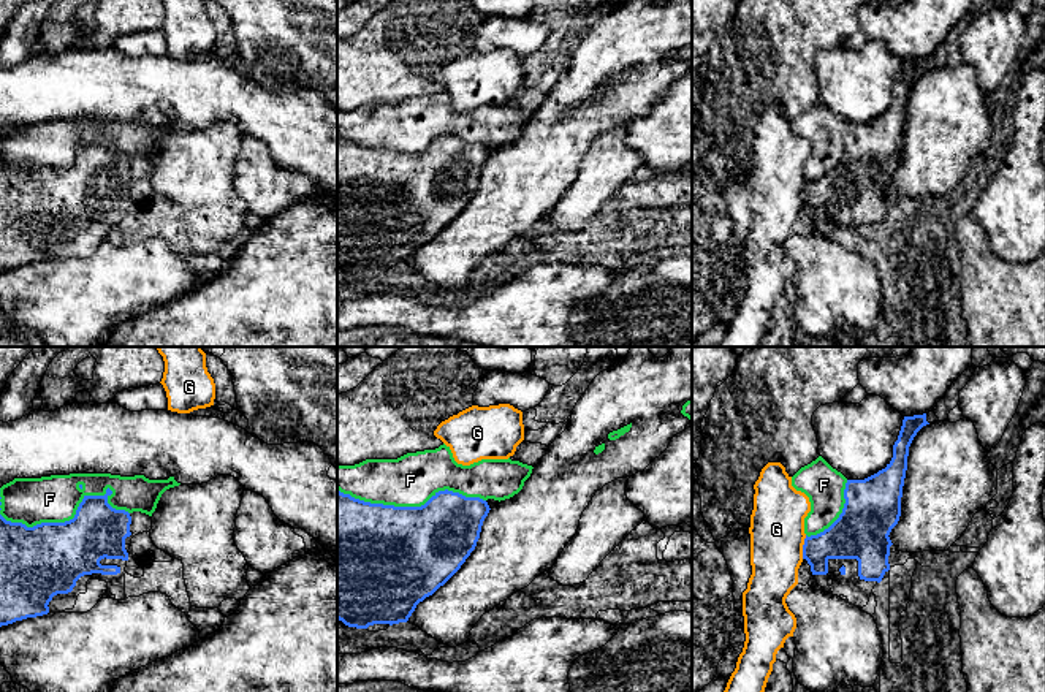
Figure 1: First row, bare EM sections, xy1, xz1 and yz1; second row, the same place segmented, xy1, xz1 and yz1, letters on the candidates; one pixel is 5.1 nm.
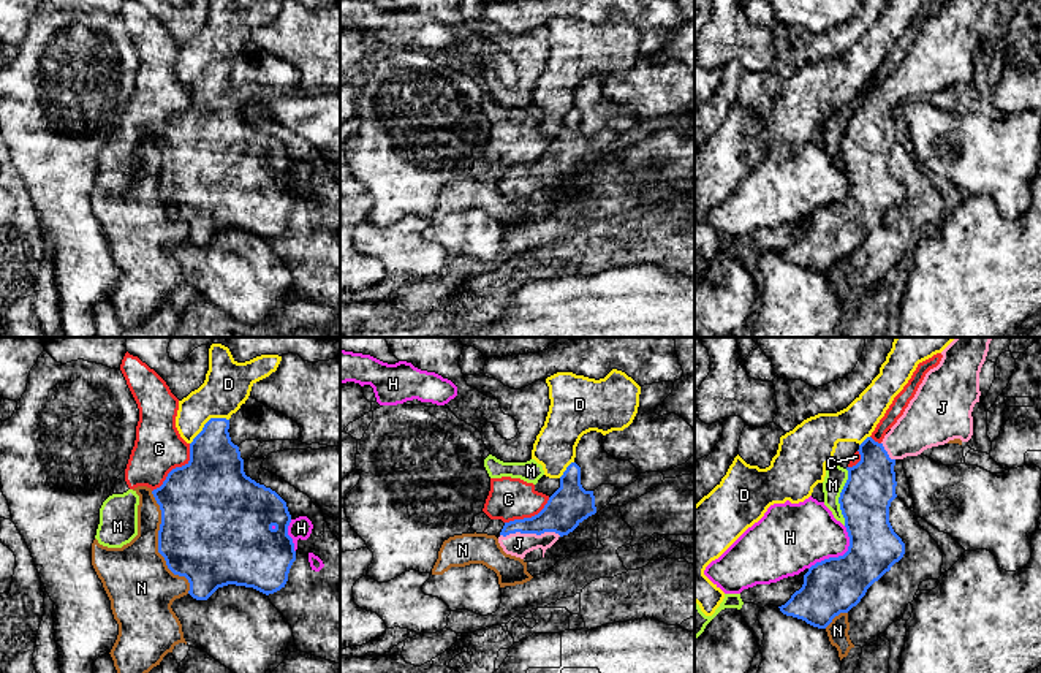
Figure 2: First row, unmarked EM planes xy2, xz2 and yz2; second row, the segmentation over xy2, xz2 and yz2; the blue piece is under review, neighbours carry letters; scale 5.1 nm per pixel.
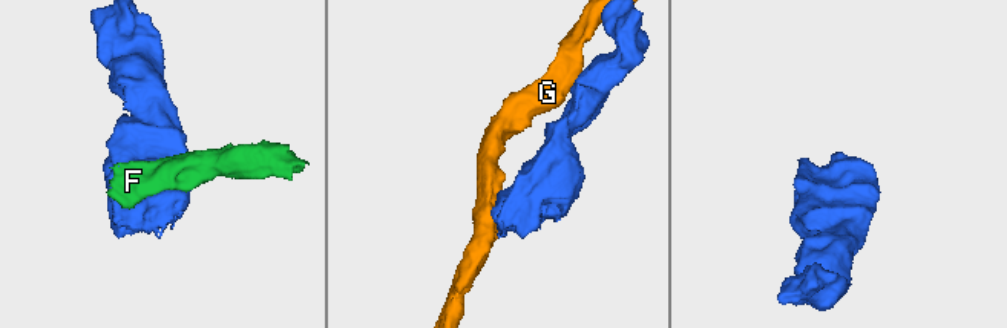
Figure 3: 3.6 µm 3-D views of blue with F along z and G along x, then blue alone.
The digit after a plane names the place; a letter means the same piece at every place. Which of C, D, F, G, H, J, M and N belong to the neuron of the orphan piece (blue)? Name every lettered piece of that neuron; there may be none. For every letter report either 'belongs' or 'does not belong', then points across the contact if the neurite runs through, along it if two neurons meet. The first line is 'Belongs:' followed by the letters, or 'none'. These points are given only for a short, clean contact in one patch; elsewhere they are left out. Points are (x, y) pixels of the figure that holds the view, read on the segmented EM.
Belongs: J
C: does not belong; border along xy2 (190, 444), (190, 458), (184, 464), (176, 466), (152, 491)
D: does not belong; border along xy2 (228, 418), (211, 418), (190, 444)
F: does not belong
G: does not belong; border along yz1 (806, 536), (801, 545), (801, 558)
H: does not belong
J: belongs; runs through xz2 (570, 504), (541, 531), (530, 532), (518, 543)
M: does not belong
N: does not belong

